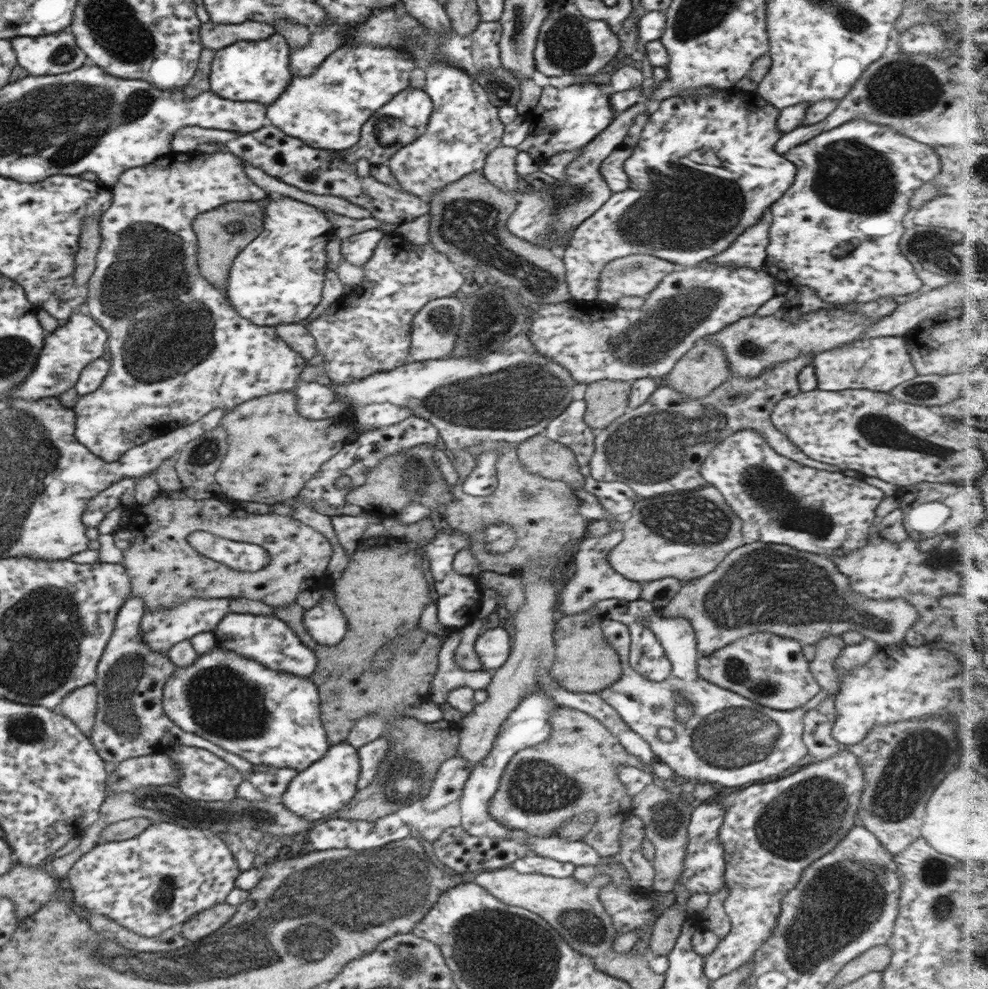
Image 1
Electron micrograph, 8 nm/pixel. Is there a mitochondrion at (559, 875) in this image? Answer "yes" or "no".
no

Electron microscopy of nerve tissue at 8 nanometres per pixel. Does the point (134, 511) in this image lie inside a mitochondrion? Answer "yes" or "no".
no

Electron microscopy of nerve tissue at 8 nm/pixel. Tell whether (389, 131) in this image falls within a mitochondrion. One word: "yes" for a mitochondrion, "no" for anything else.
yes

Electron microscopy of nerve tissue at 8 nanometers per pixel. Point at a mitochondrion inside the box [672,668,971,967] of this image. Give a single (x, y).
(914, 762)

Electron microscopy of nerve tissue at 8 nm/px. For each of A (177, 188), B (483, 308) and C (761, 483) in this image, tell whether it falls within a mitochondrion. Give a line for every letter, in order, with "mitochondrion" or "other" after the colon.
A: other
B: mitochondrion
C: mitochondrion

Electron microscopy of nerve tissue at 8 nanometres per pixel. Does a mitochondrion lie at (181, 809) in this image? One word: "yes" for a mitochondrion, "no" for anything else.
yes

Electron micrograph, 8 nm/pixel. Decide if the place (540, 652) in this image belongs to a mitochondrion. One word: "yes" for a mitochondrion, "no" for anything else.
yes

